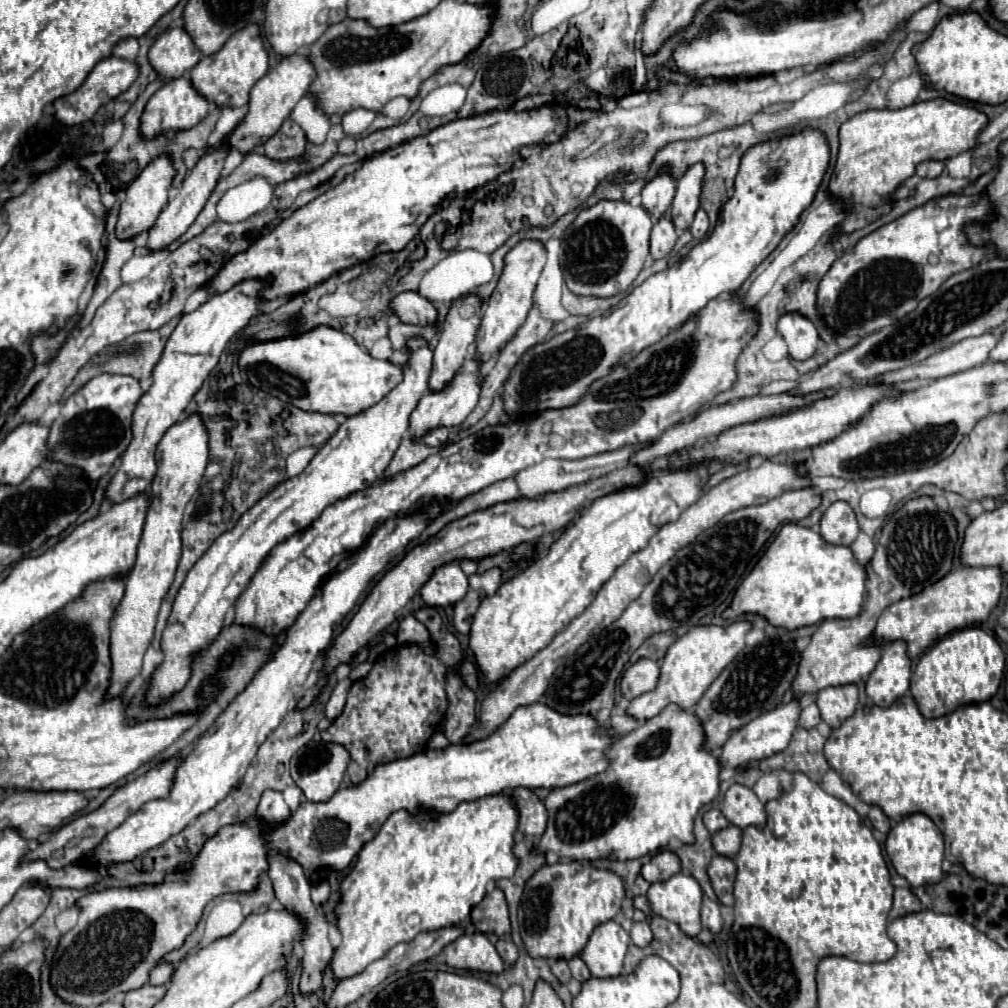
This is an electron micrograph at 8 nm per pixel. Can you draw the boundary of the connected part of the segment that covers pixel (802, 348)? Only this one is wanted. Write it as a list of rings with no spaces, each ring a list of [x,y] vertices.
[[[784,314],[778,320],[778,334],[786,340],[792,360],[808,360],[816,352],[818,332],[810,320],[800,314]]]

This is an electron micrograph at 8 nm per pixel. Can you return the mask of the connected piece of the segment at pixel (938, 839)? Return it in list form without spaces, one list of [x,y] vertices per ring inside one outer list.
[[[912,814],[898,822],[886,840],[886,852],[896,872],[904,876],[910,886],[918,888],[924,884],[936,884],[942,880],[942,860],[944,860],[944,838],[936,824],[926,814]]]

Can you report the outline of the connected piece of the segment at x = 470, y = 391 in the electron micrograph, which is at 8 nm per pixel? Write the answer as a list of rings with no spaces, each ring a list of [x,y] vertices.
[[[470,358],[470,360],[464,362],[464,366],[456,374],[456,378],[442,392],[430,392],[430,394],[426,394],[426,396],[420,398],[418,406],[410,414],[410,432],[414,434],[416,440],[420,440],[422,436],[426,436],[430,430],[436,430],[438,426],[452,428],[452,426],[458,426],[458,424],[462,424],[466,420],[466,416],[478,404],[480,384],[482,384],[480,368],[482,368],[482,364],[478,360],[474,360],[474,358]]]

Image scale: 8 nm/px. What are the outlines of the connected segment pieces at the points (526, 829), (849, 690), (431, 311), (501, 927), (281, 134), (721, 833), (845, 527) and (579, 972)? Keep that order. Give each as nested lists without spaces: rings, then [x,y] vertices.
[[[516,788],[512,796],[520,812],[518,830],[528,836],[542,836],[546,830],[546,820],[548,820],[544,802],[528,788]]]
[[[828,686],[818,692],[818,708],[822,712],[822,720],[830,728],[838,728],[846,718],[850,718],[858,704],[858,686]]]
[[[418,292],[398,294],[392,302],[392,310],[402,322],[414,324],[414,326],[436,324],[436,318],[438,318],[438,310],[434,308],[434,304],[422,298]]]
[[[500,888],[490,890],[486,894],[486,898],[478,906],[474,906],[472,924],[476,926],[476,930],[480,930],[484,934],[504,936],[510,932],[508,906],[504,900],[504,892]]]
[[[288,118],[280,126],[278,134],[268,138],[268,142],[264,144],[264,154],[274,160],[292,160],[304,154],[304,146],[306,146],[304,130]]]
[[[728,826],[712,834],[712,846],[716,854],[728,856],[728,858],[734,858],[738,854],[740,842],[742,842],[742,830],[738,826]]]
[[[838,500],[834,502],[822,516],[820,520],[820,534],[826,542],[830,544],[840,544],[840,546],[850,546],[854,538],[858,536],[858,520],[850,504]]]
[[[580,956],[570,958],[570,960],[568,960],[568,966],[570,966],[572,976],[574,976],[578,982],[586,982],[586,980],[590,978],[590,970],[588,970],[588,966],[582,962]]]

